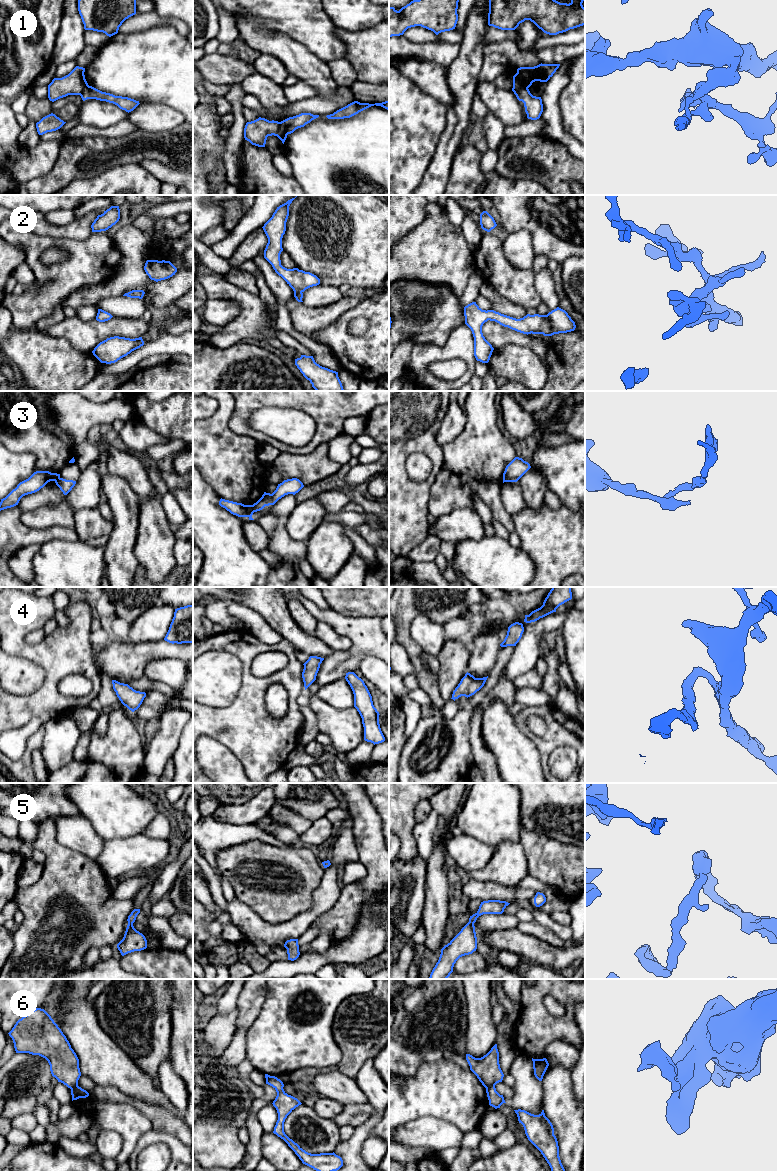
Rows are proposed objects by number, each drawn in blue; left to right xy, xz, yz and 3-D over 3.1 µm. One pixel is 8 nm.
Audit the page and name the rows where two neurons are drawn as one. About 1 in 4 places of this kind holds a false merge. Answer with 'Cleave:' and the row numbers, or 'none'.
Cleave: 1, 3, 6

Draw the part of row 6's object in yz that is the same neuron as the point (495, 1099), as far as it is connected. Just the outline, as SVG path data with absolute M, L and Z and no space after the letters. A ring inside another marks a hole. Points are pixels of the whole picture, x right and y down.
M490 1086L486 1089L487 1097L489 1100L489 1105L495 1109L500 1108L503 1103L506 1103L503 1095L500 1095L495 1086Z

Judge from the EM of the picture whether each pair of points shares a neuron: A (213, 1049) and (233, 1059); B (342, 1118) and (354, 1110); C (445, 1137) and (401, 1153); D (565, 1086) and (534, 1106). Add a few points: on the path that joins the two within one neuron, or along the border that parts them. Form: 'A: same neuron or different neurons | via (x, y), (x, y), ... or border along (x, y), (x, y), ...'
A: same neuron | via (218, 1049), (223, 1049), (228, 1054)
B: same neuron | via (345, 1117), (351, 1113)
C: different neurons | border along (399, 1144), (427, 1147), (435, 1152)
D: different neurons | border along (540, 1081), (543, 1109)

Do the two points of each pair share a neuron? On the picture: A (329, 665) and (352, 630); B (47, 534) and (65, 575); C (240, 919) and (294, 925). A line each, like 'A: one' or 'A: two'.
A: one
B: two
C: one

